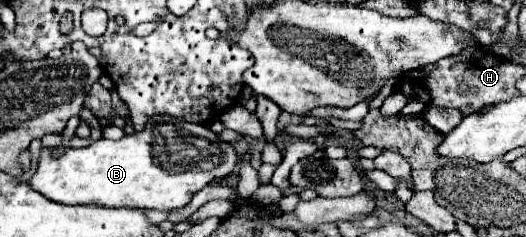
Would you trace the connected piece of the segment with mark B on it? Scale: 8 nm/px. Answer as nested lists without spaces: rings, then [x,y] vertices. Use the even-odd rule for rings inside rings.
[[[150,119],[144,131],[124,135],[118,141],[102,137],[82,149],[70,147],[58,159],[52,159],[50,151],[42,149],[38,171],[30,183],[44,197],[64,205],[138,207],[158,211],[182,209],[190,203],[194,193],[212,181],[234,175],[238,167],[236,147],[227,142],[218,142],[225,162],[223,167],[216,166],[216,155],[220,155],[220,151],[214,151],[214,141],[204,141],[206,135],[210,135],[210,131],[198,123],[156,123],[156,119]]]

